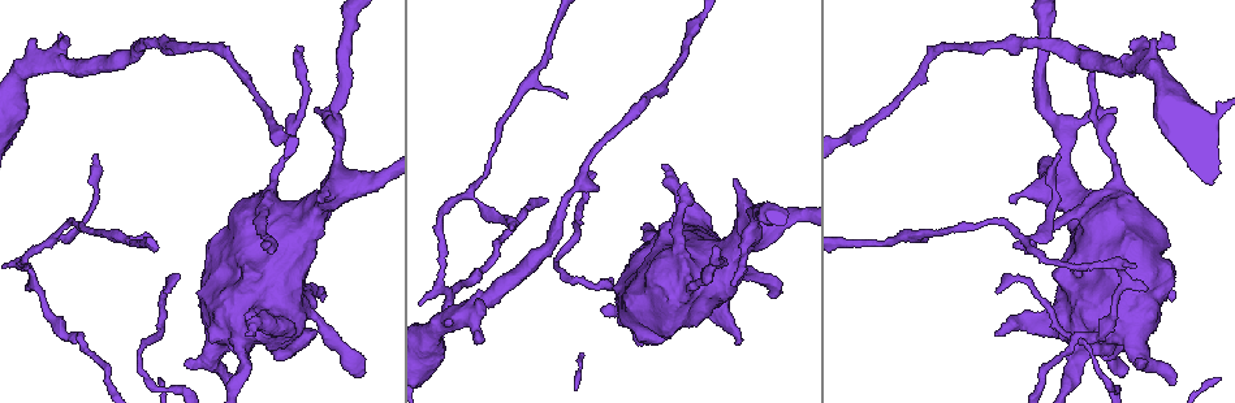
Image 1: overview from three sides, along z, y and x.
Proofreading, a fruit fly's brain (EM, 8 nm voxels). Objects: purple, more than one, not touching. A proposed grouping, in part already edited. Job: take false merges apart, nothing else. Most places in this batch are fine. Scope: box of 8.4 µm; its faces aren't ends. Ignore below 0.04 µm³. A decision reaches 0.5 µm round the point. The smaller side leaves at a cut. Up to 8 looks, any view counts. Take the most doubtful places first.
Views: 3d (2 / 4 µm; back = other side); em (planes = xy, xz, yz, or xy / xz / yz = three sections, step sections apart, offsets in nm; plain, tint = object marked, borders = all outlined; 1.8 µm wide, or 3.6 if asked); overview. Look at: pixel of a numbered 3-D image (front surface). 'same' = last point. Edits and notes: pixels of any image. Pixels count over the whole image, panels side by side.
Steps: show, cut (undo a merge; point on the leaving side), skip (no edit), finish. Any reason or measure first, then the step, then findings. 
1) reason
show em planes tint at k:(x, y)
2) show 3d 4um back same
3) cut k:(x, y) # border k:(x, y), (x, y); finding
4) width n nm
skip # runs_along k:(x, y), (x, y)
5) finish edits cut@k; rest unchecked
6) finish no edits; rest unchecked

sharp bend
show 3d 4um at 1:(1117, 268)

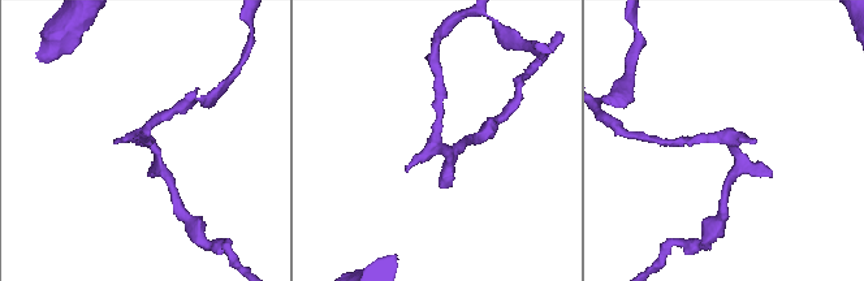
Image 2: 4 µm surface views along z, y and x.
need the tissue
show em planes borders at 2:(733, 145)

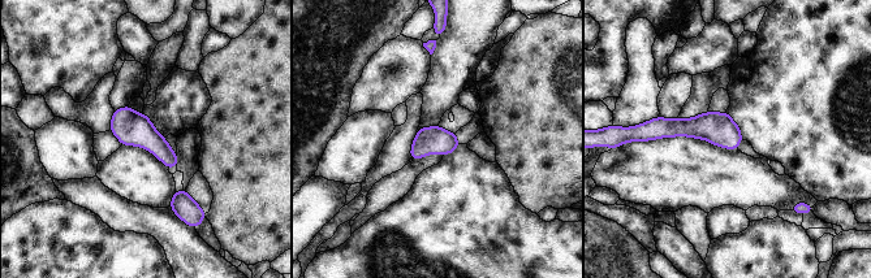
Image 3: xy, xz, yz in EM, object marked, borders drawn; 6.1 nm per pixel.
width 170 nm
skip # one neuron here

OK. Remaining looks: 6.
touches itself
show 3d 4um at 1:(1059, 313)

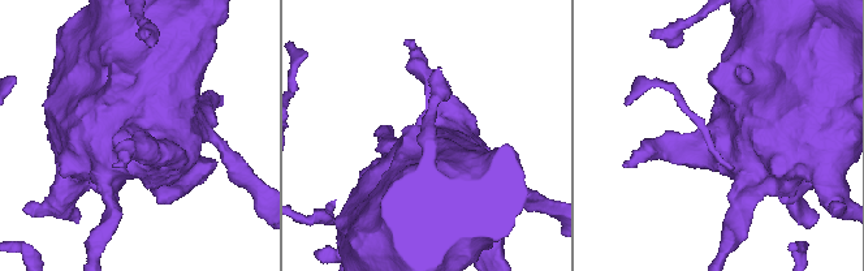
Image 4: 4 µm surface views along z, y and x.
need the tissue
show em 3.6um xz step 16 tint at 4:(722, 135)

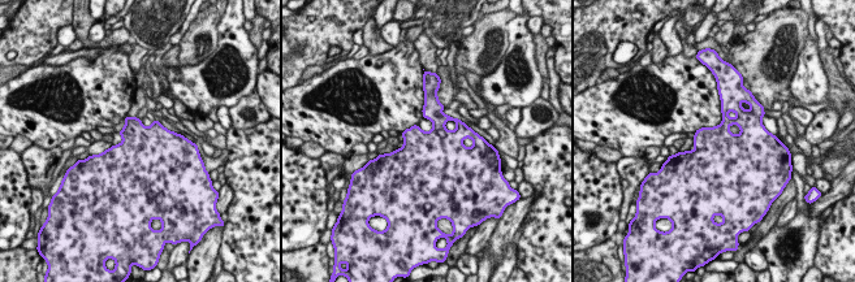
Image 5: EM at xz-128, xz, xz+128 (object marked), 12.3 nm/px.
skip # continuous, no second neuron

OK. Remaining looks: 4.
abrupt turn
show 3d 4um at 1:(682, 285)

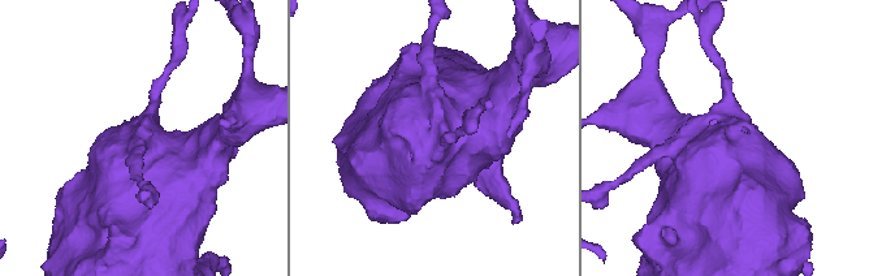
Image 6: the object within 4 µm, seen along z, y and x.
show em planes tint at 6:(433, 141)

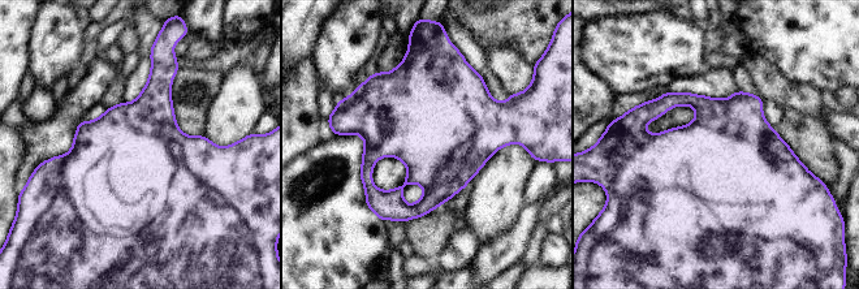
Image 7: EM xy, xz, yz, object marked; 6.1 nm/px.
width 700 nm
skip # all the same neuron

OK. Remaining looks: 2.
finish no edits; rest unchecked

